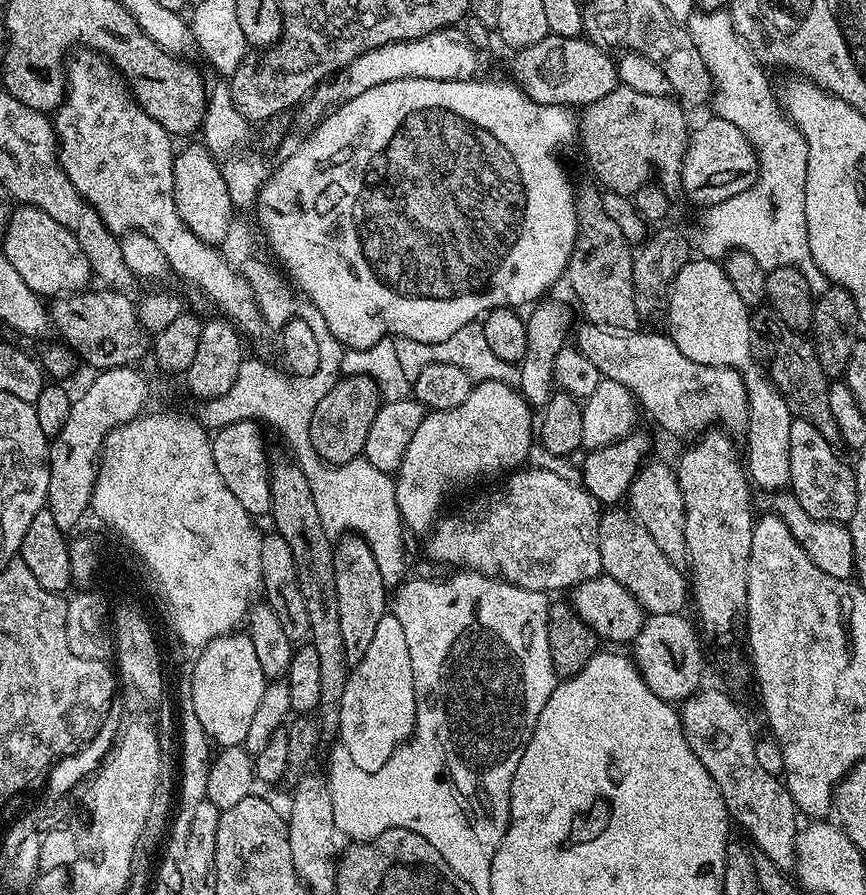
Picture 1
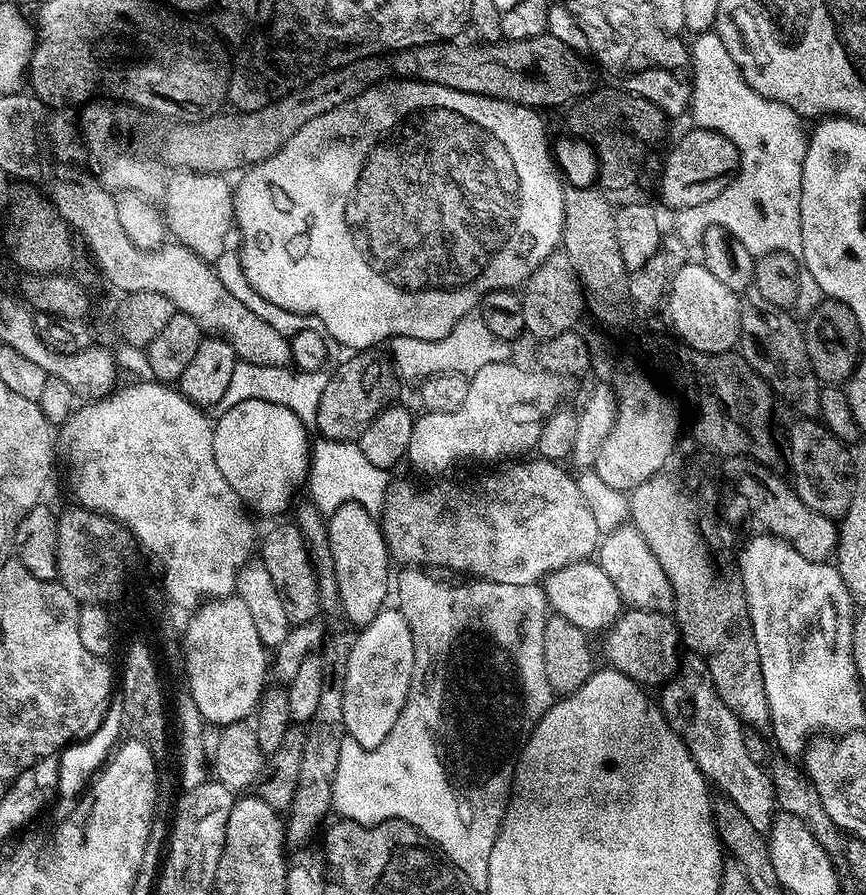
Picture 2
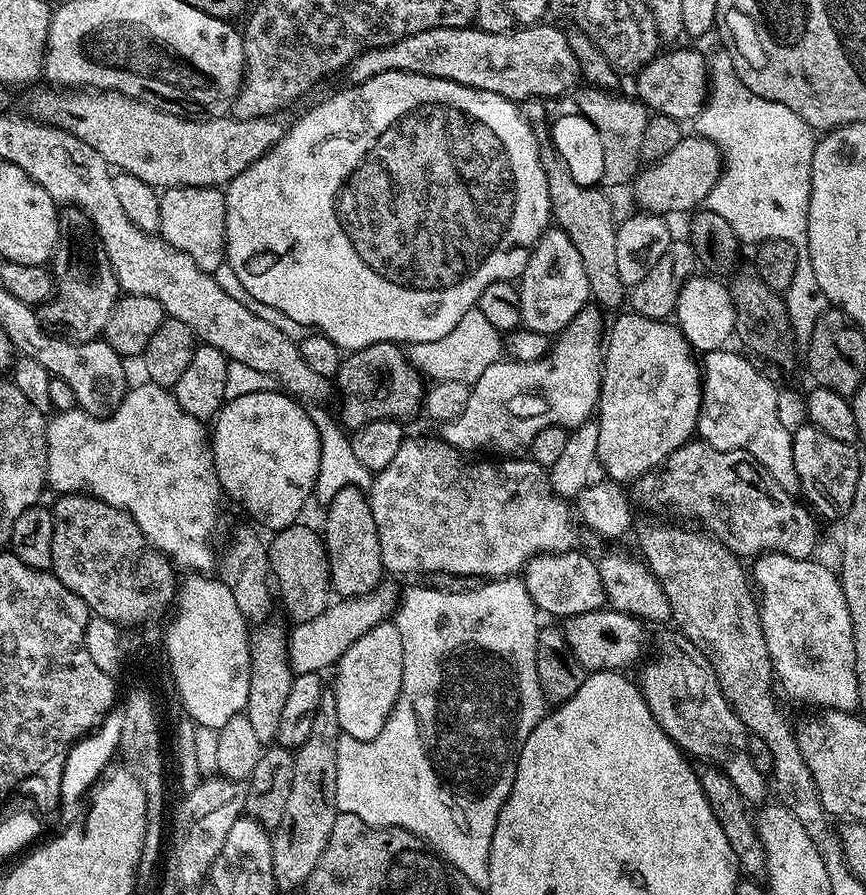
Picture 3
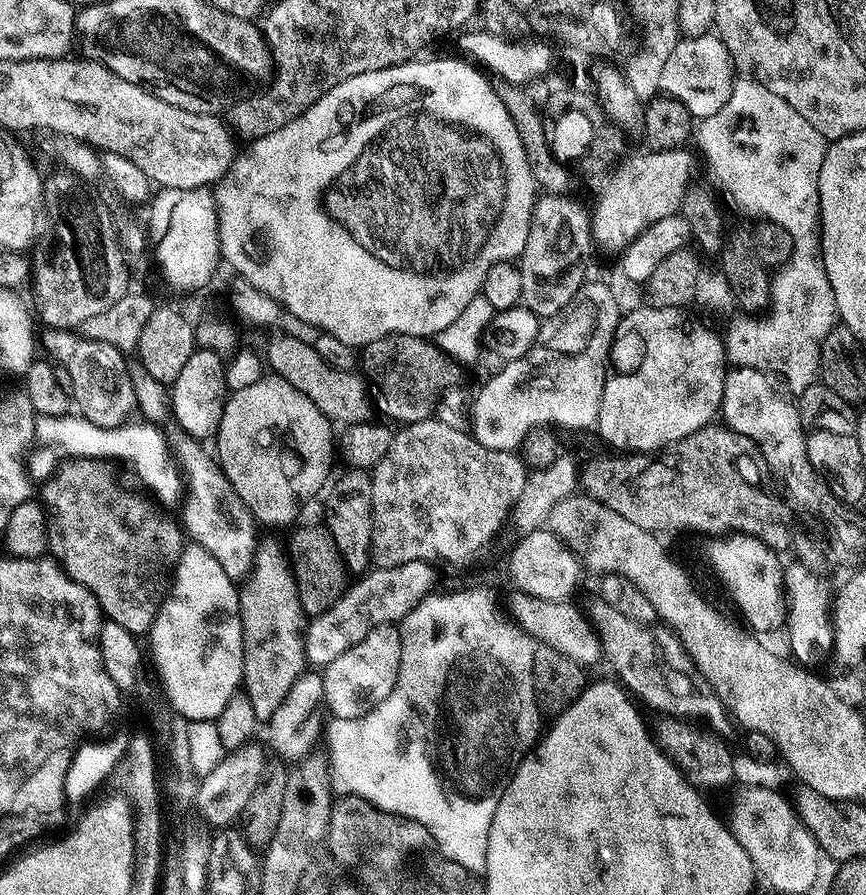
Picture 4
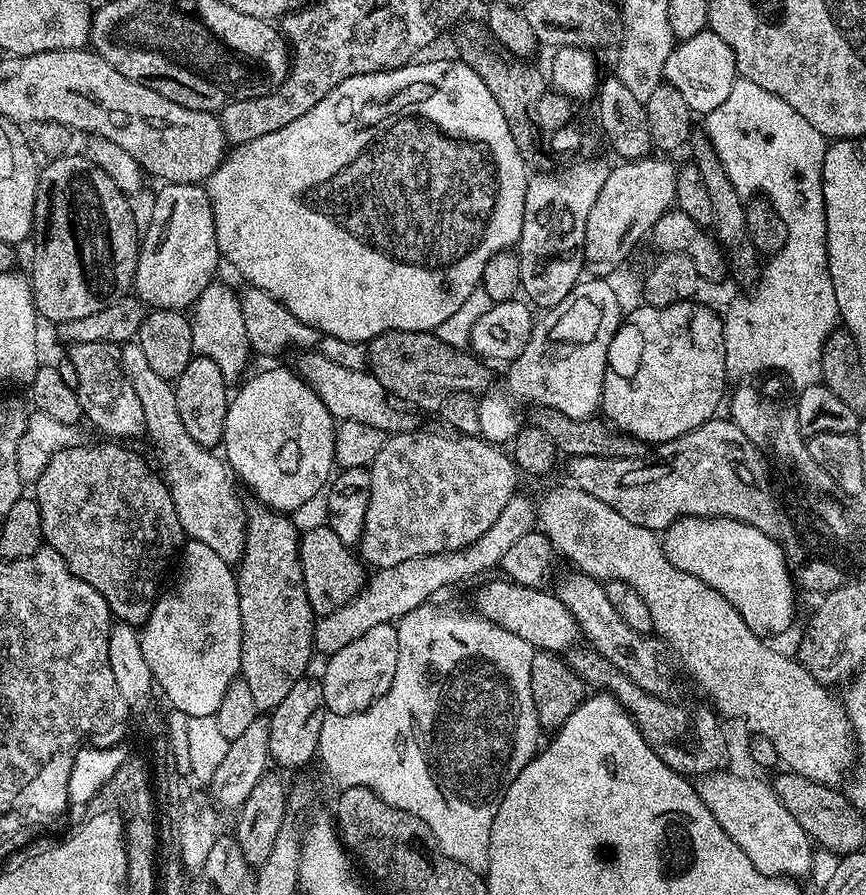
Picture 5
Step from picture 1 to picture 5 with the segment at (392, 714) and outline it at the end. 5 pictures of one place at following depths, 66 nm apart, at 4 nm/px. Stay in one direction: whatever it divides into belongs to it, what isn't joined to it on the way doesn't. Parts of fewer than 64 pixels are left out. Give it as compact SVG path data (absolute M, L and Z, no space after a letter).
M382 624L367 630L360 638L354 638L348 646L329 655L320 680L325 709L334 716L358 716L375 700L382 698L394 682L394 670L398 670L398 634L396 624Z

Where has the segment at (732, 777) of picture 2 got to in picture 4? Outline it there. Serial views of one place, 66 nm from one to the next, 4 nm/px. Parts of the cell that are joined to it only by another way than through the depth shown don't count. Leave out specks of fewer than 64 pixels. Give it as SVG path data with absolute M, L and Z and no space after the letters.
M593 600L593 604L586 608L586 615L600 635L603 655L616 667L615 675L619 683L637 701L642 700L645 709L648 707L661 712L661 717L679 718L685 722L700 722L696 720L704 719L709 724L705 725L713 733L724 734L728 724L730 725L730 717L724 704L716 697L715 692L705 690L698 683L697 677L692 673L692 659L676 635L663 630L664 632L655 636L651 627L630 622L630 618L618 614L618 610L614 610L614 606L610 606L604 600Z

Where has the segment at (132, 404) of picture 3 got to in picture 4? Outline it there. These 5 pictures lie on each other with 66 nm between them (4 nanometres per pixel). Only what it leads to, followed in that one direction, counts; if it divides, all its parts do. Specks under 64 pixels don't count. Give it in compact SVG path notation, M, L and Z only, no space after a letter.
M79 414L66 416L39 416L35 422L34 451L27 461L29 476L36 482L43 482L69 458L84 458L109 462L121 460L136 471L136 476L157 496L161 505L179 505L186 485L181 469L174 459L173 449L168 448L168 440L159 432L155 423L144 418L136 418L117 428L94 426L94 422L85 420Z

